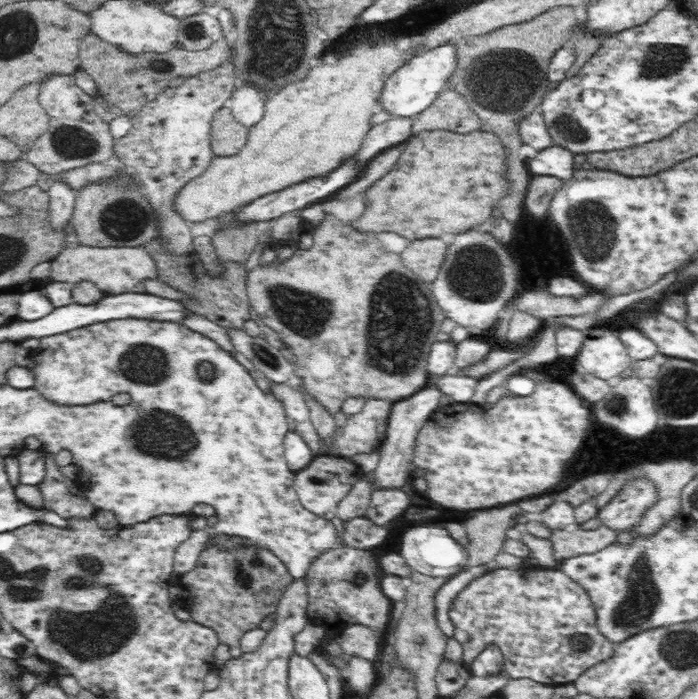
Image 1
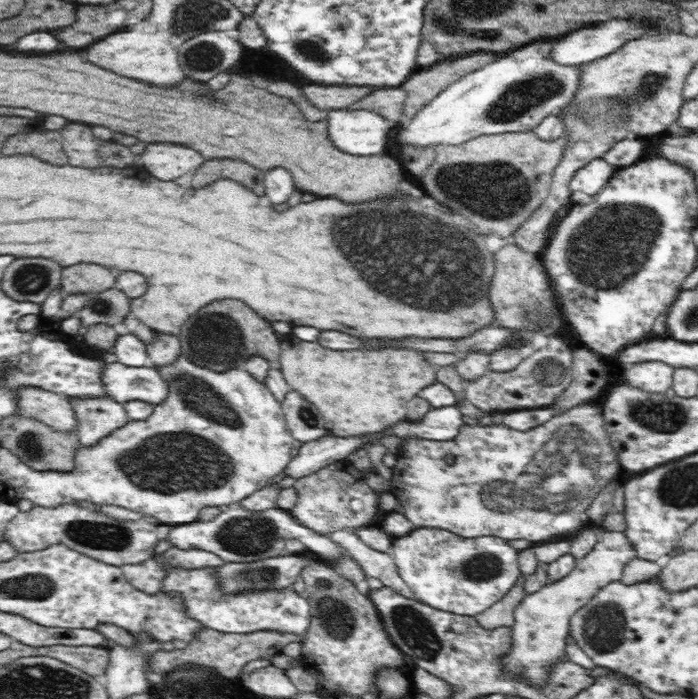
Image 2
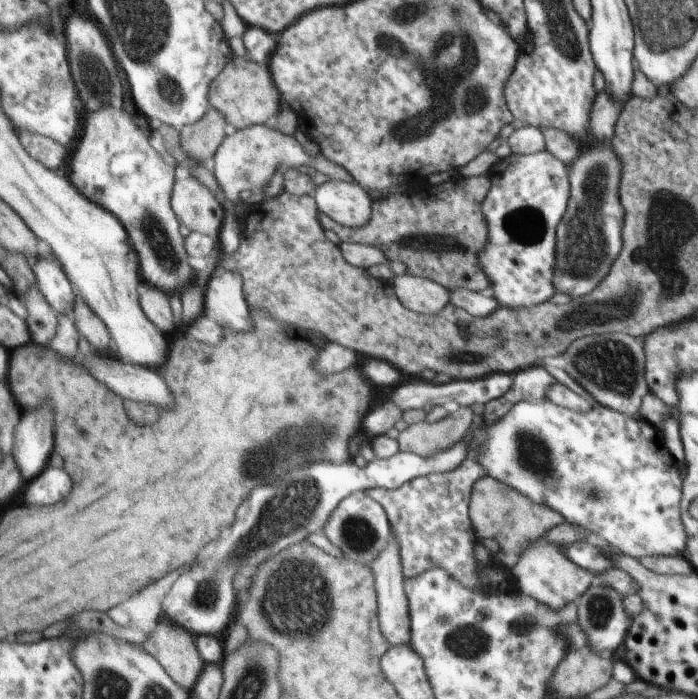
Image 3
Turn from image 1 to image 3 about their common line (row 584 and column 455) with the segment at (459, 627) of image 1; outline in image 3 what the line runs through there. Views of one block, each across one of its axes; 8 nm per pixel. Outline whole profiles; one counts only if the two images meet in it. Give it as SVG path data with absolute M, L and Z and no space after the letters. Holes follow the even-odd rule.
M479 452L468 453L467 457L454 470L445 473L434 473L423 477L416 477L410 482L404 483L394 490L370 489L364 491L370 498L379 502L386 511L389 523L399 540L401 565L403 568L403 580L414 579L436 567L448 571L461 585L470 589L473 593L483 595L518 593L515 580L510 569L496 562L496 556L492 558L492 564L481 567L476 556L476 542L479 537L471 522L470 502L471 493L476 482L488 476L487 470L479 461Z

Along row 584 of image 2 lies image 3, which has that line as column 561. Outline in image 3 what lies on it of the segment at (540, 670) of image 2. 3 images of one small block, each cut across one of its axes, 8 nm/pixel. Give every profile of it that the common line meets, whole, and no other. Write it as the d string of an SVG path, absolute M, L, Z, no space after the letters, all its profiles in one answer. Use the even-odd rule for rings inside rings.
M544 535L532 541L522 552L517 563L510 568L518 593L546 603L553 609L578 601L597 576L572 562L565 555L566 548L544 541Z

